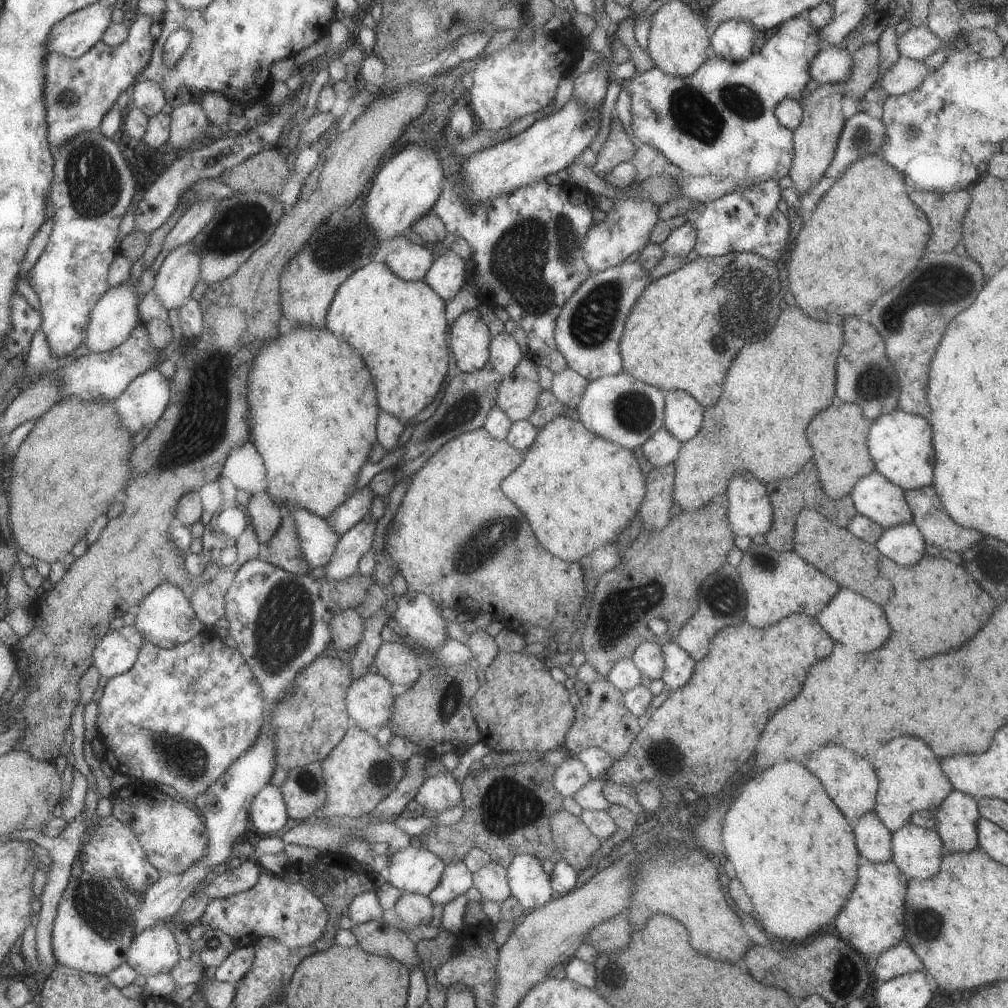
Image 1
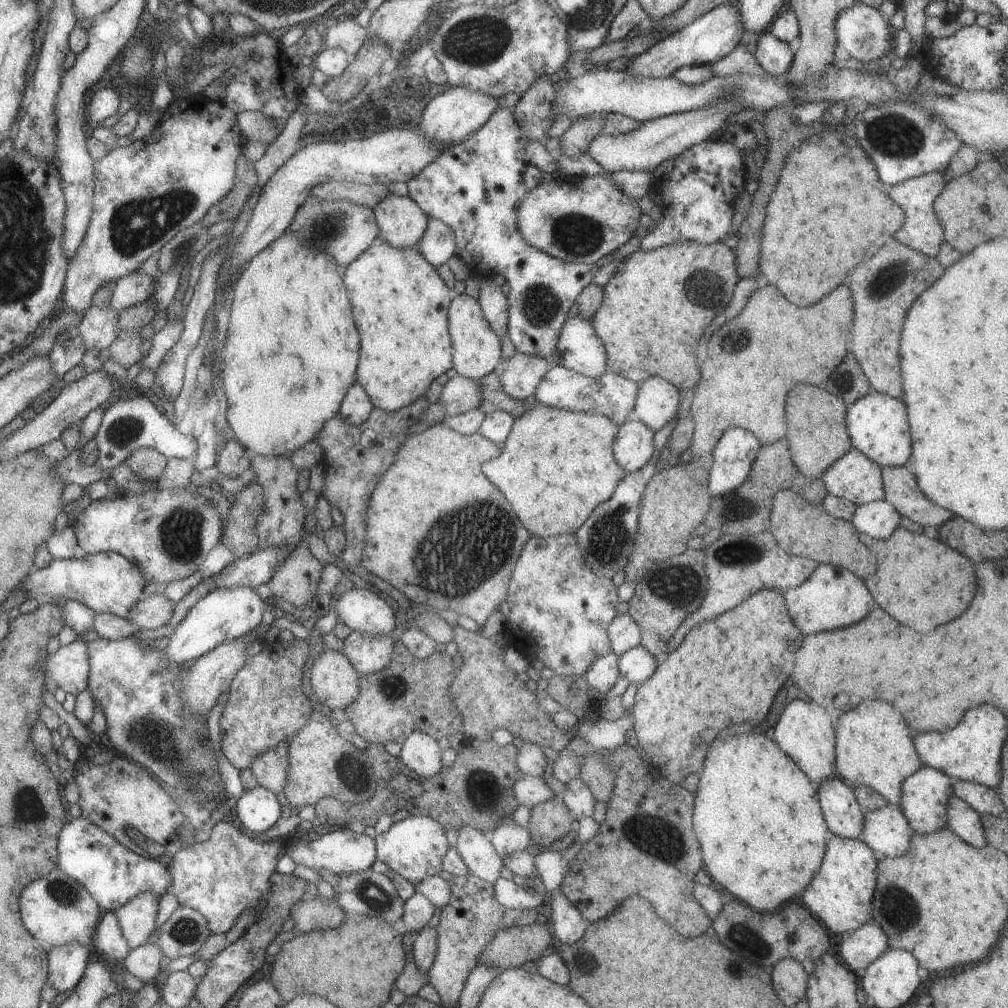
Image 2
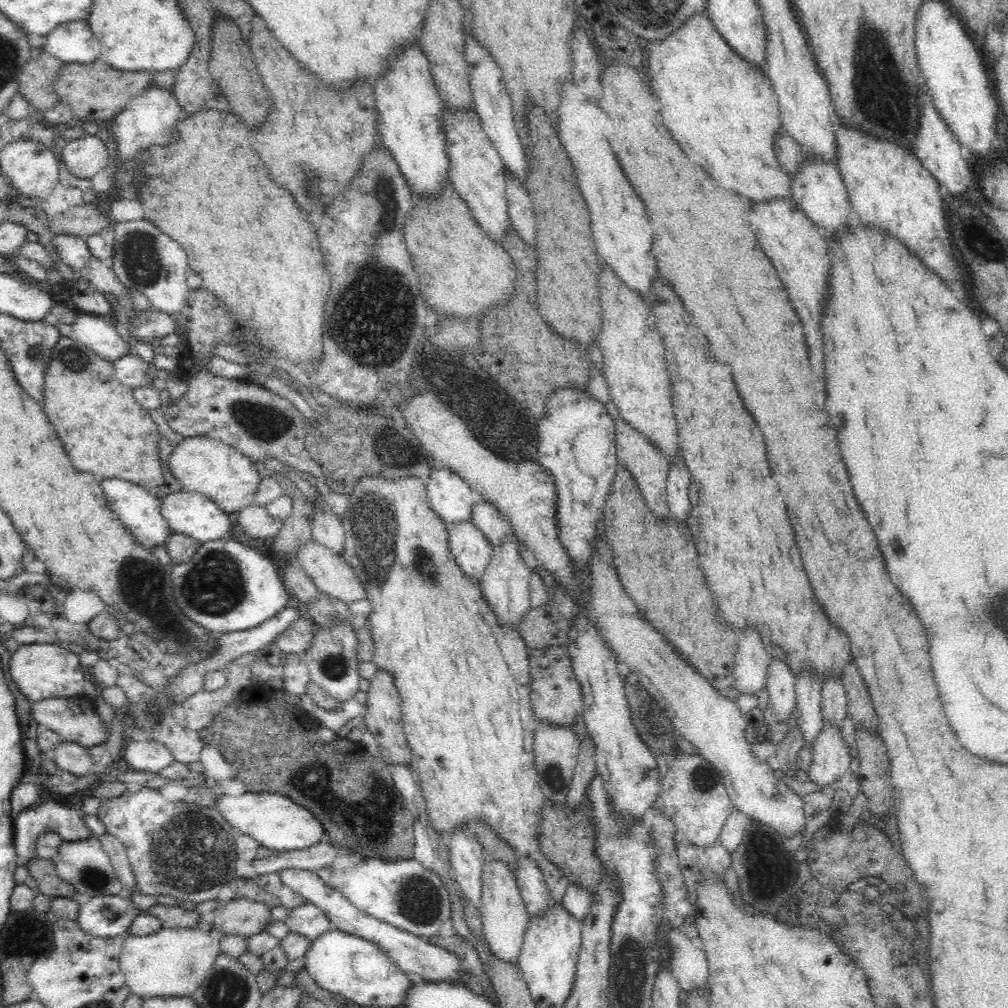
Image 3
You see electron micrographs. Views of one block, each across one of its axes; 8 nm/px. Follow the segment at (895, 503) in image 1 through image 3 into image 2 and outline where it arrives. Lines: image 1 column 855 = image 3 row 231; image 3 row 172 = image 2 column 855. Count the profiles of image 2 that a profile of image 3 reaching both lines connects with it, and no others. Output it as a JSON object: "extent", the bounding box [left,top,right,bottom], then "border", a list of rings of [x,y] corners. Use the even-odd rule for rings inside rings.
{"extent":[822,446,885,506],"border":[[[853,446],[826,469],[822,480],[831,495],[860,506],[885,500],[881,470],[881,465]]]}

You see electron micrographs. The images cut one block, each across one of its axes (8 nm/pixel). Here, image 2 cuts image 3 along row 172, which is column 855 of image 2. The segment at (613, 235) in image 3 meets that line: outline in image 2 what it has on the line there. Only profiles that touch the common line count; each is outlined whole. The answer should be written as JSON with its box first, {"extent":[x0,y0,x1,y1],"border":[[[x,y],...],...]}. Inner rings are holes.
{"extent":[783,564,876,634],"border":[[[819,564],[806,582],[783,593],[790,616],[804,634],[852,626],[864,620],[876,606],[872,594],[853,572],[836,565]]]}

